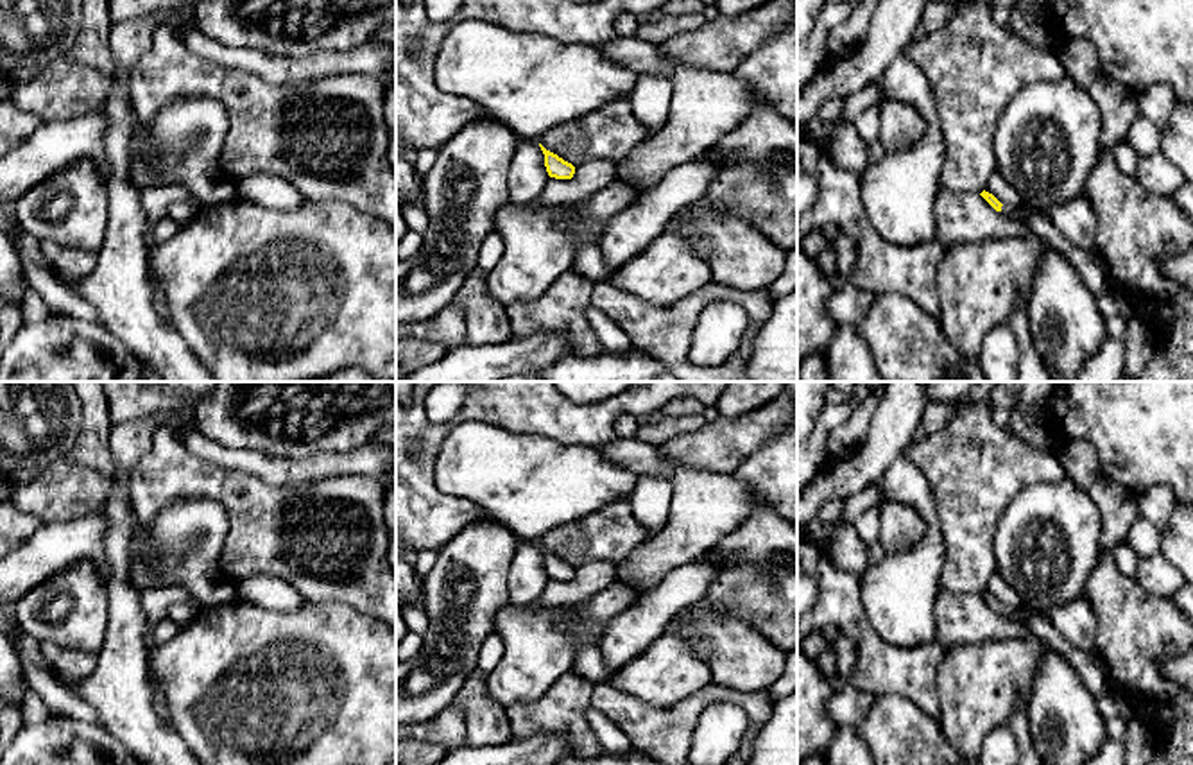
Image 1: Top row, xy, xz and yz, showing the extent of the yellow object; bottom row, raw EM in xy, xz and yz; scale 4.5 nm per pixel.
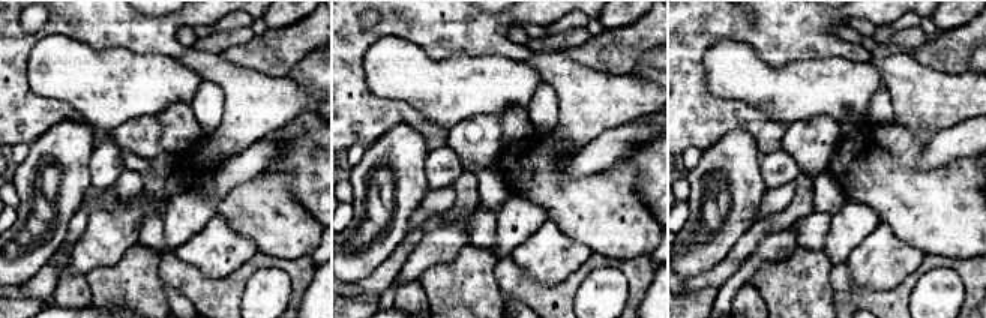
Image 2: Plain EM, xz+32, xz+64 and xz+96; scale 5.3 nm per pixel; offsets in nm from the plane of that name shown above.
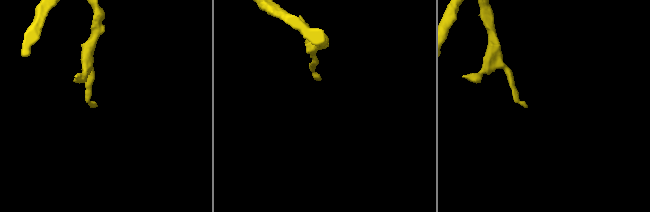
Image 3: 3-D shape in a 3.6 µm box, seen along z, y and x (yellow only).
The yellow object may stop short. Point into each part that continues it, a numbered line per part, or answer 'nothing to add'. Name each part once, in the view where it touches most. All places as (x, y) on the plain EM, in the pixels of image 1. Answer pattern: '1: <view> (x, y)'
1: yz (1091, 669)

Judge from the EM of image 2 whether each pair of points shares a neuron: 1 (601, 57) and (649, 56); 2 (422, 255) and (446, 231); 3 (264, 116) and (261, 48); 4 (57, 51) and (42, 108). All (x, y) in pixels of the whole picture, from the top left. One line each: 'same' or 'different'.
1: different
2: same
3: different
4: different

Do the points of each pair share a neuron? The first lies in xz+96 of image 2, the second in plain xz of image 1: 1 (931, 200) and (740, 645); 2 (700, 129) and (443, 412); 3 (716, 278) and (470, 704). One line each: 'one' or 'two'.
1: one
2: two
3: two

